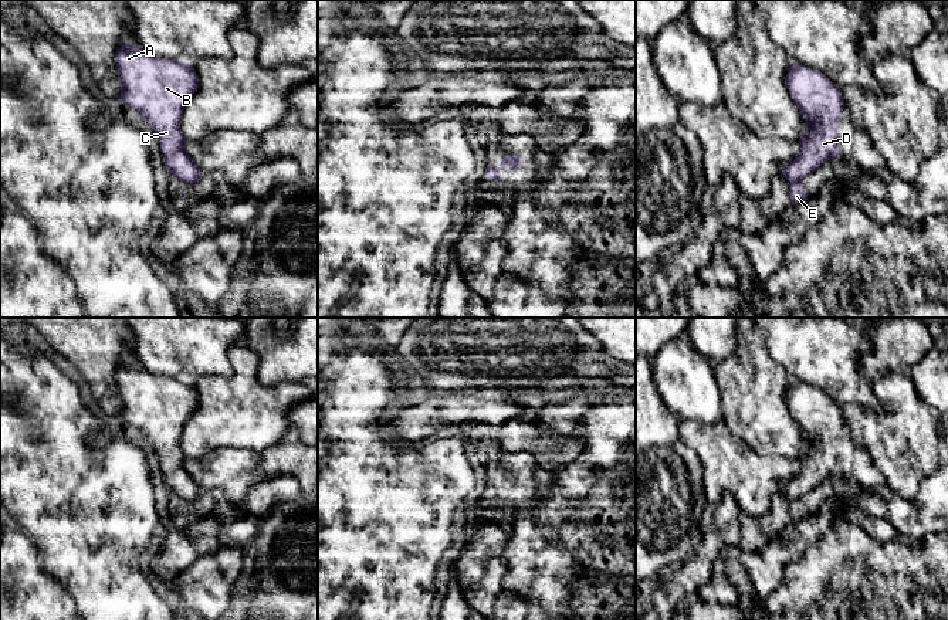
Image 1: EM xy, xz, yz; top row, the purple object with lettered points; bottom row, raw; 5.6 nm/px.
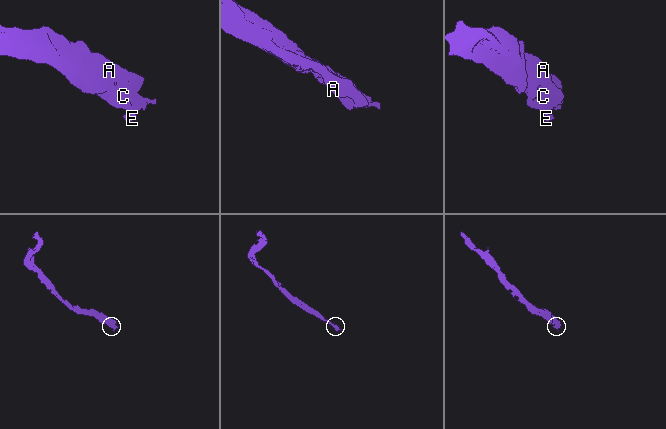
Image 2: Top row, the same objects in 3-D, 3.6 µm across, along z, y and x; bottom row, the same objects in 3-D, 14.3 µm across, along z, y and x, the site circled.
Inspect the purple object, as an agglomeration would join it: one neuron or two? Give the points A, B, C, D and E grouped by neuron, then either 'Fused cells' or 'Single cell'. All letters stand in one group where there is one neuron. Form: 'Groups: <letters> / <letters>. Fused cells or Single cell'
Groups: A B C D / E. Fused cells

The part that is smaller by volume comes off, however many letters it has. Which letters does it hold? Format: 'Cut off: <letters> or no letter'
Cut off: E

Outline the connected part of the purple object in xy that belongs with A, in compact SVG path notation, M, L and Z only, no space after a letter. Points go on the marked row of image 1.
M123 43L115 54L121 82L119 99L138 109L160 142L163 162L173 179L196 183L203 173L186 150L180 129L183 109L199 88L199 78L186 61L152 57Z

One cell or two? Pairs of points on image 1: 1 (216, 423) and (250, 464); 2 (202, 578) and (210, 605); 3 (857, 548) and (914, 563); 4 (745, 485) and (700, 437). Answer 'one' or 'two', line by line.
1: two
2: one
3: one
4: one

